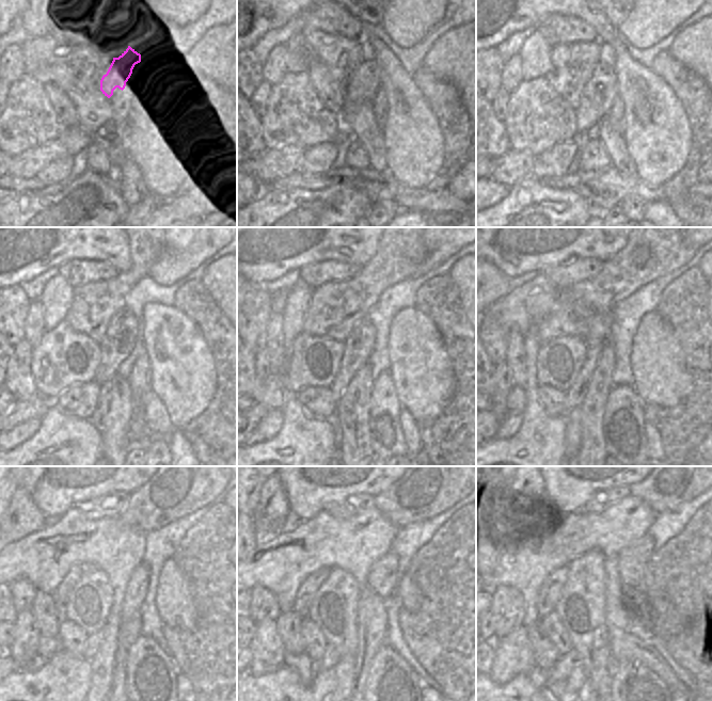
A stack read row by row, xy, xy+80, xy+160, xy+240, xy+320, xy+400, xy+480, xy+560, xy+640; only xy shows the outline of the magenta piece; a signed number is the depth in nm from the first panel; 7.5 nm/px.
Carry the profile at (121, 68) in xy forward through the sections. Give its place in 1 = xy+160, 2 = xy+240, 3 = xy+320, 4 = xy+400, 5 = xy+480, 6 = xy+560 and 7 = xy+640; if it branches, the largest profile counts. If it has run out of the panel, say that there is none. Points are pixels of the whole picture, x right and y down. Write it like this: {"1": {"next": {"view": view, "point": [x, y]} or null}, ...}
{"1": {"next": {"view": "xy+160", "point": [599, 93]}}, "2": {"next": {"view": "xy+240", "point": [122, 334]}}, "3": {"next": {"view": "xy+320", "point": [359, 345]}}, "4": {"next": {"view": "xy+400", "point": [574, 396]}}, "5": {"next": {"view": "xy+480", "point": [94, 641]}}, "6": {"next": {"view": "xy+560", "point": [331, 656]}}, "7": {"next": {"view": "xy+640", "point": [566, 664]}}}

